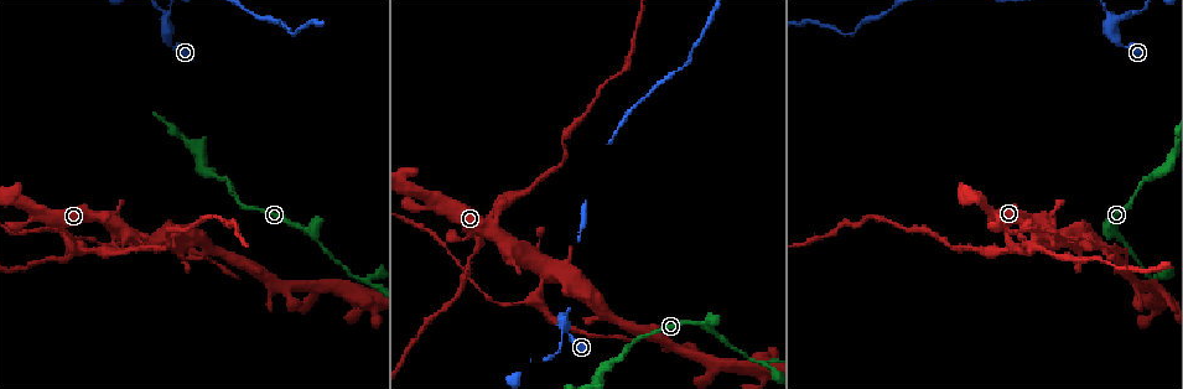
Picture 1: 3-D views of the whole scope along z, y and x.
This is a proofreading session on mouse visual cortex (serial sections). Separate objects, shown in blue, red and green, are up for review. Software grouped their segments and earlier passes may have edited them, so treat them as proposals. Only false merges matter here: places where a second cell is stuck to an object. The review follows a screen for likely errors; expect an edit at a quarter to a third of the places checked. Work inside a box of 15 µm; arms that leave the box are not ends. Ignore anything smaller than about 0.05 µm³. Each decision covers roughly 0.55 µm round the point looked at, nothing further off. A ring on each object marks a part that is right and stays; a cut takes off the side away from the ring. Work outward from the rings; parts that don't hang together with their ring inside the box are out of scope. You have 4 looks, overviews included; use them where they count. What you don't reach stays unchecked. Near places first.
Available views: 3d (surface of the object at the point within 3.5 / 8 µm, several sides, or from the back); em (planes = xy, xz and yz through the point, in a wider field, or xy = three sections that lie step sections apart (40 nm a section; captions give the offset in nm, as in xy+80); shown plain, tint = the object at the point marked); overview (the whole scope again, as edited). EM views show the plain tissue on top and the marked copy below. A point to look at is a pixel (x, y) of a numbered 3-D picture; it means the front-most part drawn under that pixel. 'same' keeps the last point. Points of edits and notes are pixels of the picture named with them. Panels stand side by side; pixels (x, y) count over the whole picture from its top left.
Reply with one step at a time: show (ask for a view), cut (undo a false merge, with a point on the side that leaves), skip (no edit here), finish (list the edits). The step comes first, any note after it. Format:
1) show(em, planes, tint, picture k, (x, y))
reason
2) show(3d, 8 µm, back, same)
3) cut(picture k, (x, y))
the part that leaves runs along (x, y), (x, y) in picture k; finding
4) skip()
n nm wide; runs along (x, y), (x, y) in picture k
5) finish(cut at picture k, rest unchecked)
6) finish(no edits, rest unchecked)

show(3d, 3.5 µm, back, picture 1, (1112, 232))
arms part here

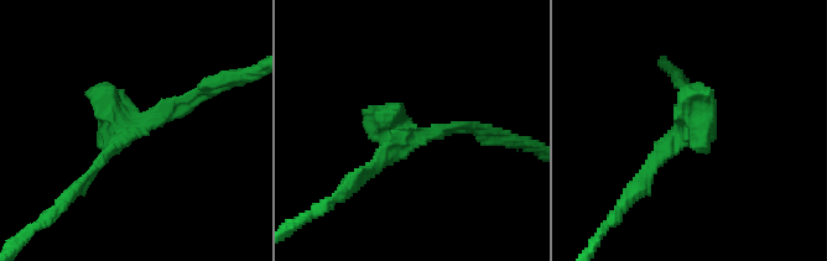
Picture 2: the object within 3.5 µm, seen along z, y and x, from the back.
show(em, xy, step 1, tint, picture 2, (418, 134))
shape alone is not enough

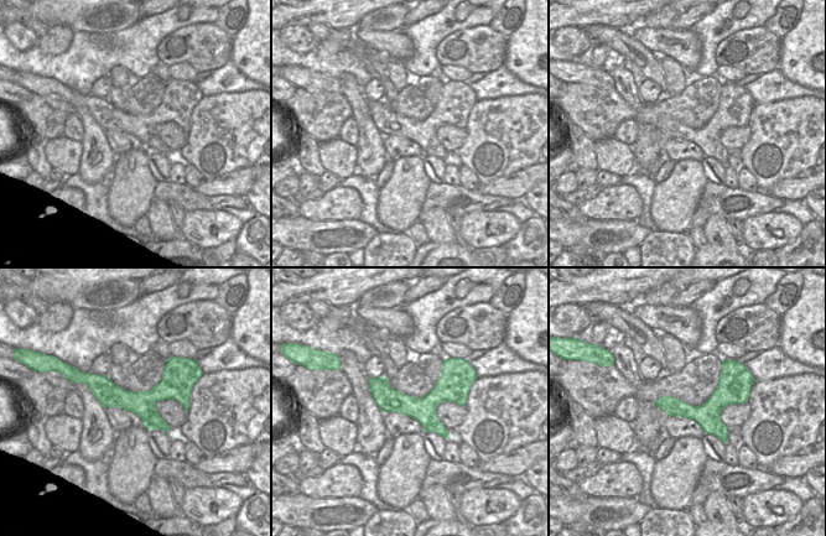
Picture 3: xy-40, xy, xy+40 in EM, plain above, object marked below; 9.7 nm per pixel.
skip()
240 nm wide; runs along (87, 380), (123, 399), (186, 399) in picture 3; one cell here

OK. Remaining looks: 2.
show(3d, 3.5 µm, picture 1, (1018, 249))

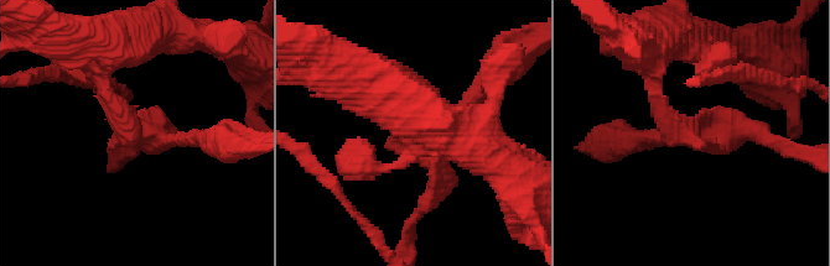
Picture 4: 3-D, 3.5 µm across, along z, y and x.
show(em, xy, step 2, tint, picture 4, (692, 136))
3 arms; arms of 200, 250, 250 nm

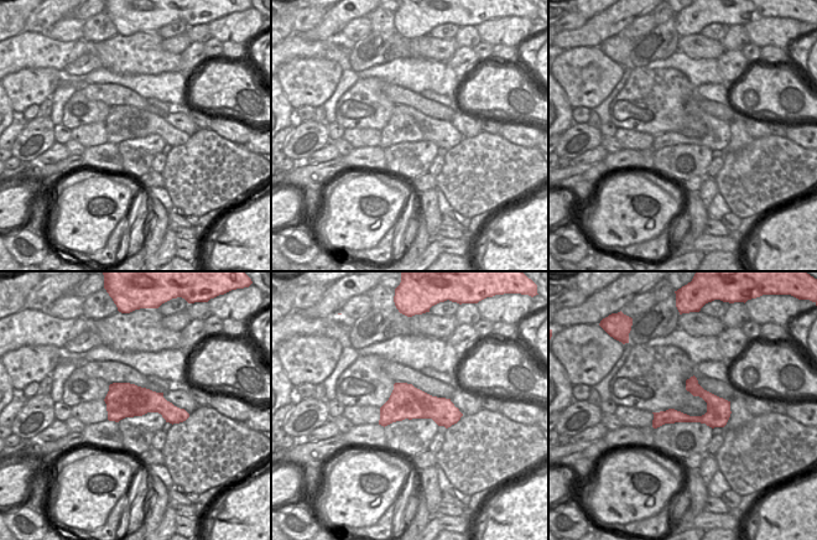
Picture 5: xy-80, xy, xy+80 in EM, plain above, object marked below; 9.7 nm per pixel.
cut(picture 4, (746, 134))
border along (162, 394), (147, 403), (147, 411) in picture 5; two cells meet here

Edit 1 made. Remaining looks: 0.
finish(cut at picture 4, rest unchecked)

